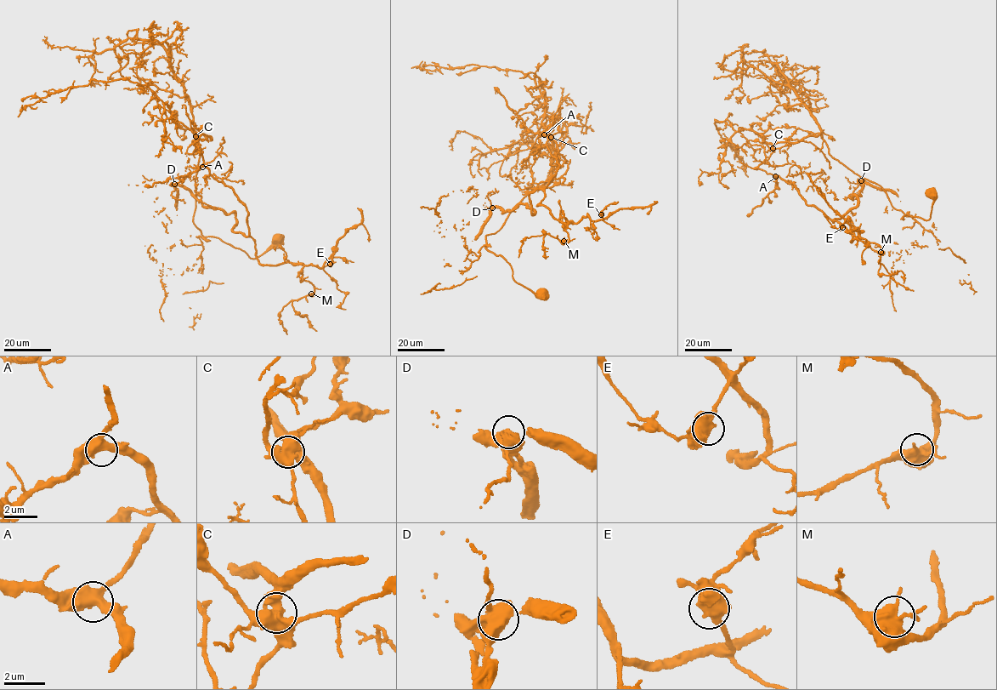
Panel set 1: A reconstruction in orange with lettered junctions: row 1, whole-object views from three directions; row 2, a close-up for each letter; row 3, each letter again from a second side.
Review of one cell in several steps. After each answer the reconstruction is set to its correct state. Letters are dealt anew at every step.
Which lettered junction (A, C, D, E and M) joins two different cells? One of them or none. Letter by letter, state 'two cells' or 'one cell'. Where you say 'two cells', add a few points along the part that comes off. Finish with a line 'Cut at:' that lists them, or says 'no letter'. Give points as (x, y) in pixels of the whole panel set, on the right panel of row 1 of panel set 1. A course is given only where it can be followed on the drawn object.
A: one cell
C: two cells; foreign part runs (773, 148), (758, 167), (807, 204), (833, 222), (859, 180), (866, 244), (903, 262), (938, 241), (959, 280)
D: one cell
E: one cell
M: one cell
Cut at: C

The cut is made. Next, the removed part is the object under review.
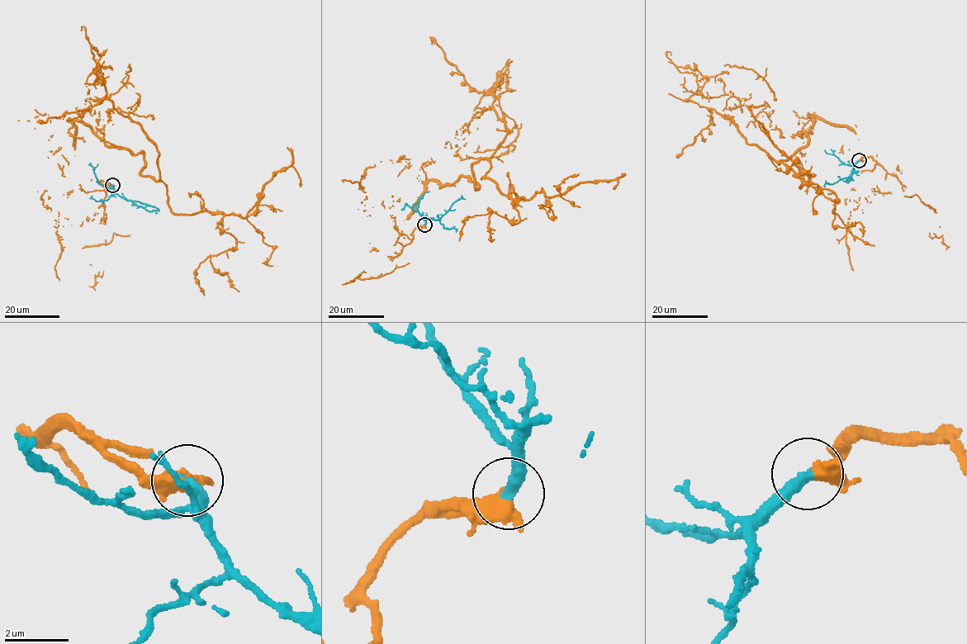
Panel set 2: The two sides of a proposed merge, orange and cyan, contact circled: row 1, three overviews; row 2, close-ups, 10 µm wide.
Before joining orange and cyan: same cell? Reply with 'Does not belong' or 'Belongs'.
Belongs

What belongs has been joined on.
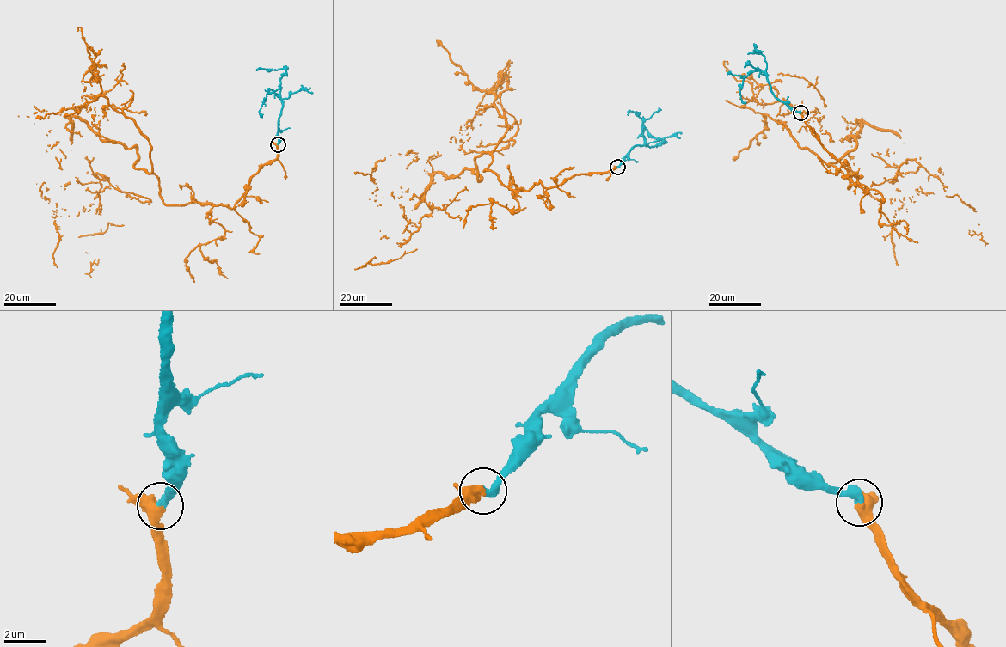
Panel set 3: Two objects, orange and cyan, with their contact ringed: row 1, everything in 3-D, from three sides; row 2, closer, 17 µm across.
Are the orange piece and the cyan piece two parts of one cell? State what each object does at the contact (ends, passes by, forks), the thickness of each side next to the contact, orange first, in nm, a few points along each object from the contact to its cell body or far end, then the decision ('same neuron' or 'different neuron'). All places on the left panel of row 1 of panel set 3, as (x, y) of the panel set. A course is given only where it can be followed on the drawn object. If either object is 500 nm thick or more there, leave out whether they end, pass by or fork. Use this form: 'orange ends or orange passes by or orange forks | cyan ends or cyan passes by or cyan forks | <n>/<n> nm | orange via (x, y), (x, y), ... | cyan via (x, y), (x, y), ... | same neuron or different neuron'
orange passes by | cyan ends | 480/400 nm | orange via (278, 144), (233, 207), (166, 204), (135, 147), (70, 116), (39, 188), (58, 267) | cyan via (278, 144), (282, 106), (280, 80), (285, 71), (260, 68), (256, 70) | same neuron

